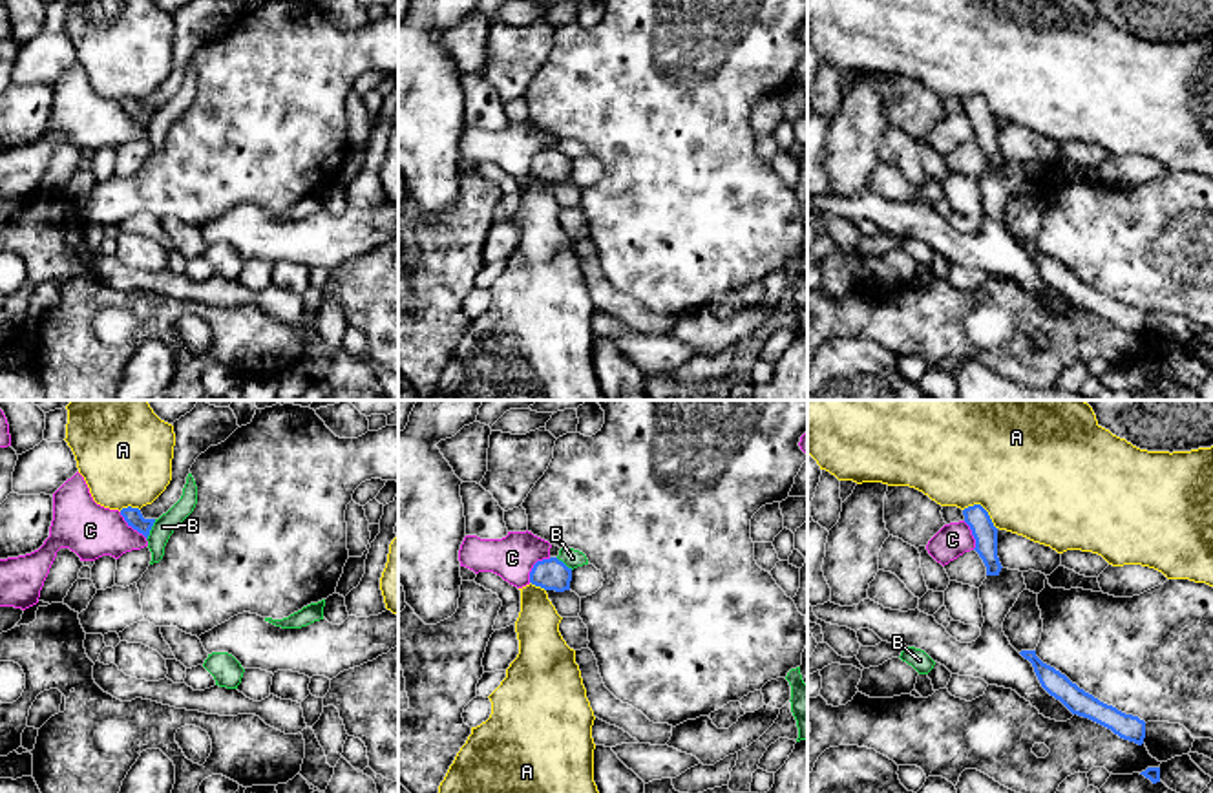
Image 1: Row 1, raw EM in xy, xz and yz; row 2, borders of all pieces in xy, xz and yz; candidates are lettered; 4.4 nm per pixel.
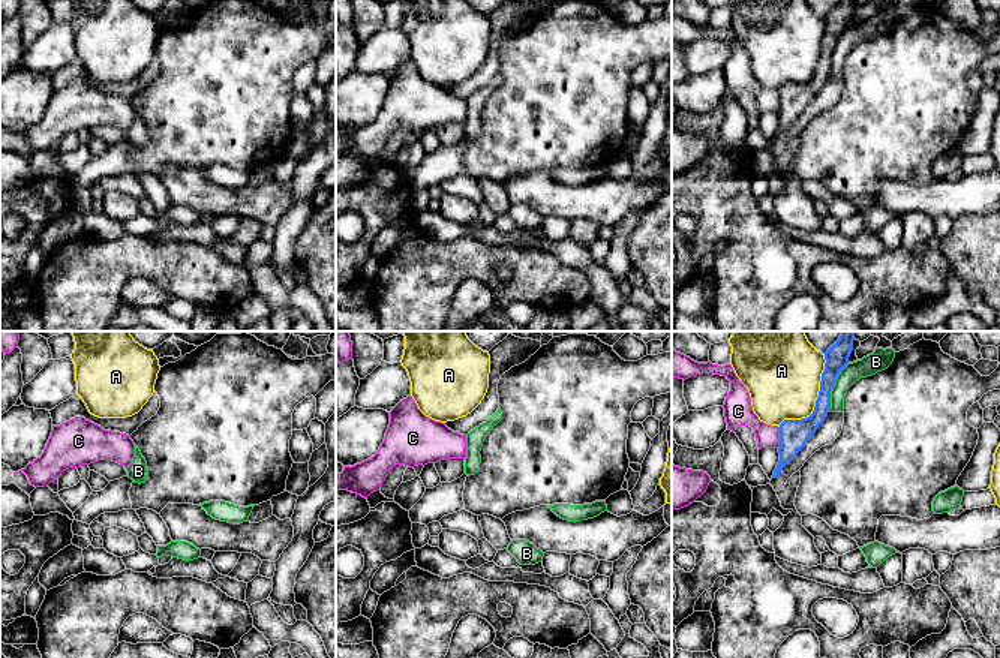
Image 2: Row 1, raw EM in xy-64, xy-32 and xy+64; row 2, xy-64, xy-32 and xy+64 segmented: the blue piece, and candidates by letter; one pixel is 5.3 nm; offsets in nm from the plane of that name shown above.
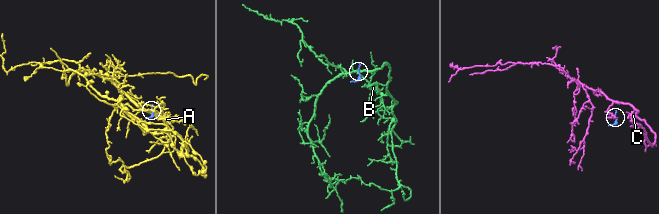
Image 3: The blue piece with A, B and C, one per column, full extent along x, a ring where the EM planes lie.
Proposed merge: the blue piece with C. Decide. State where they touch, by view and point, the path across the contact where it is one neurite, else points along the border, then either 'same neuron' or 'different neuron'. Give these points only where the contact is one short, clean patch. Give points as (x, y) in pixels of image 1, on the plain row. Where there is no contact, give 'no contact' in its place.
meets blue in xz at (534, 156); border along xz (550, 148), (543, 148), (534, 156), (528, 172); different neuron

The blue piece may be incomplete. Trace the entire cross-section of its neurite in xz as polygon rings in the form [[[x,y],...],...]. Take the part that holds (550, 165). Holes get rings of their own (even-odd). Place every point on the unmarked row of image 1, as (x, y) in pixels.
[[[557,148],[537,152],[530,163],[530,174],[544,181],[570,181],[572,159]]]

